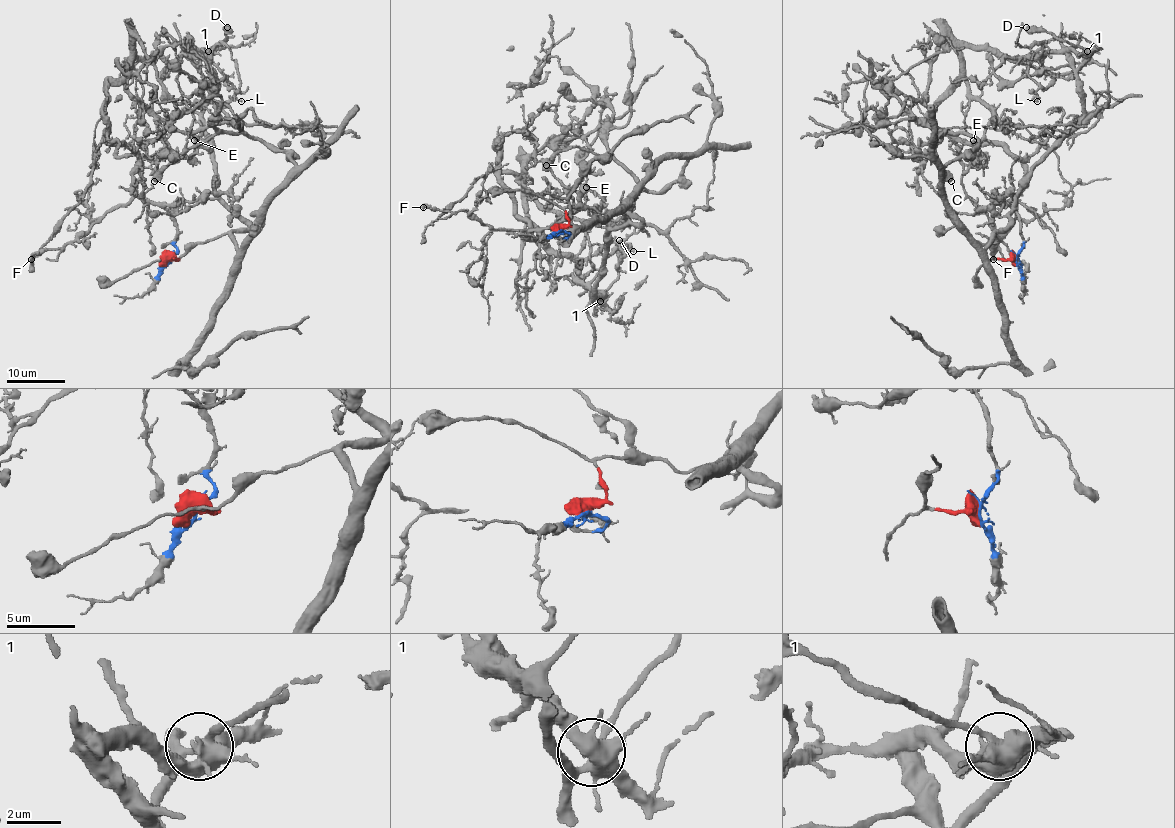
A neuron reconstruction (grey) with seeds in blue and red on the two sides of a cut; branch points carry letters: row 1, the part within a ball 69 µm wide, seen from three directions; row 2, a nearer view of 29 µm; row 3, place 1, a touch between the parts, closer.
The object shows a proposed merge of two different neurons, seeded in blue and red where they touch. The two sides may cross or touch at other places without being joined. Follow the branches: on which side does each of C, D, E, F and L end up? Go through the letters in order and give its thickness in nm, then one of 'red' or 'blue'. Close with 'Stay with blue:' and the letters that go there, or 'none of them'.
C: calibre 700 nm; red
D: calibre 650 nm; red
E: calibre 160 nm; blue
F: calibre 200 nm; blue
L: calibre 170 nm; blue
Stay with blue: E, F, L

